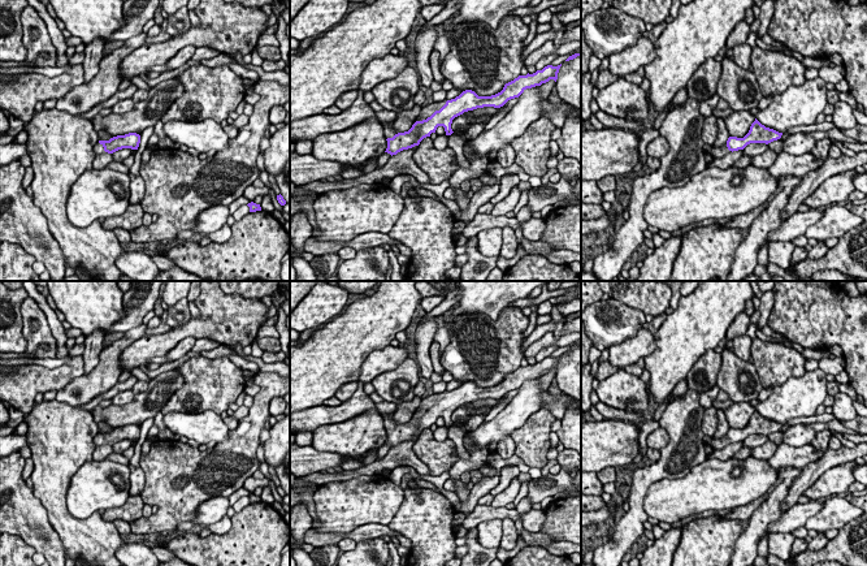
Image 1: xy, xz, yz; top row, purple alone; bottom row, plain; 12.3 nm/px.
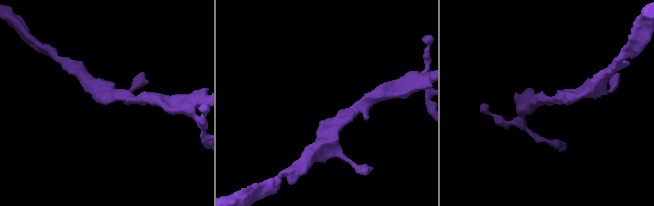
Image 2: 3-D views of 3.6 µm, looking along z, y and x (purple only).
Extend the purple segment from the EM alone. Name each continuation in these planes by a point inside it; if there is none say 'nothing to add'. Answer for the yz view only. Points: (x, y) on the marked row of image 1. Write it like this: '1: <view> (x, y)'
1: yz (716, 152)

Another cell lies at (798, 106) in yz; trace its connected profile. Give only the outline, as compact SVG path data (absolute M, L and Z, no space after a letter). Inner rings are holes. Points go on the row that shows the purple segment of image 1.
M822 77L806 79L803 85L790 86L775 95L755 118L783 134L794 126L812 125L828 104L827 91L827 82Z

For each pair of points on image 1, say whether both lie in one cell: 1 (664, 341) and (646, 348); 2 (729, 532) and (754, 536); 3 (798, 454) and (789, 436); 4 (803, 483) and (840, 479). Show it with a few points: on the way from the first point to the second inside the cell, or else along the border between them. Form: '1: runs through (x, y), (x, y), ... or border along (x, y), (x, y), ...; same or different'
1: border along (653, 335), (655, 349), (644, 358); different
2: border along (741, 534), (732, 552); different
3: border along (784, 441), (790, 445), (807, 444); different
4: border along (841, 465), (827, 469), (802, 493); different

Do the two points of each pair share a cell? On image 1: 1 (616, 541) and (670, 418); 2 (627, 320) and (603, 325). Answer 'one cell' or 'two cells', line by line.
1: one cell
2: one cell

